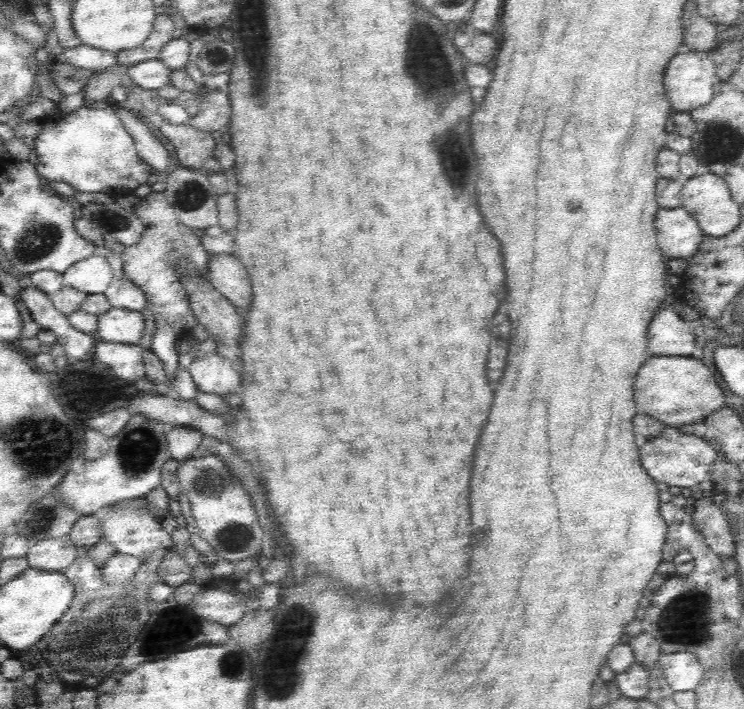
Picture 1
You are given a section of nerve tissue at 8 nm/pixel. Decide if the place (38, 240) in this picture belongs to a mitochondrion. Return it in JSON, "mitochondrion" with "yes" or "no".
{"mitochondrion":"yes"}

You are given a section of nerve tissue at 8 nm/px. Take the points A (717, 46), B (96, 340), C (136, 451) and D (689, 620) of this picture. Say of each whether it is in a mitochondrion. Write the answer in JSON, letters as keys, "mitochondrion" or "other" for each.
{"A":"other","B":"other","C":"mitochondrion","D":"mitochondrion"}

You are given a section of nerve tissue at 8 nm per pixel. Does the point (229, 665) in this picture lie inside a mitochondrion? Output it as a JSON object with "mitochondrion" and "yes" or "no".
{"mitochondrion":"yes"}

